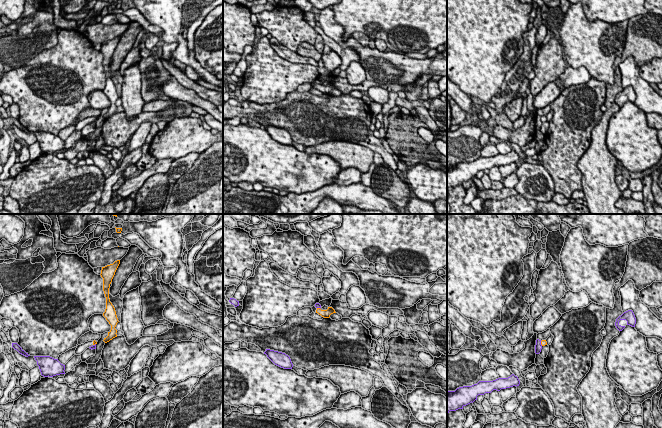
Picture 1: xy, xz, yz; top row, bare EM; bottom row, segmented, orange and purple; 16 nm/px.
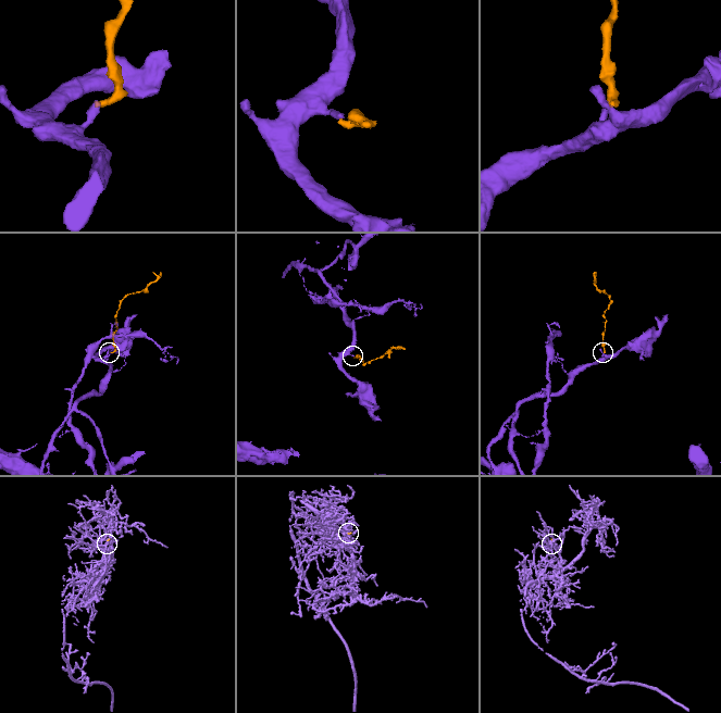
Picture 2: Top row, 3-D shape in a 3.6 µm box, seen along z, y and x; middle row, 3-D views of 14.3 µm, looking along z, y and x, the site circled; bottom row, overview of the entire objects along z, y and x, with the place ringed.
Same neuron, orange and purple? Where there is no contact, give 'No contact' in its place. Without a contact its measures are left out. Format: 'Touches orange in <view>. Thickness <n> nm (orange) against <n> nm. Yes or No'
Touches orange in yz. Thickness 90 nm (orange) against 120 nm. No

